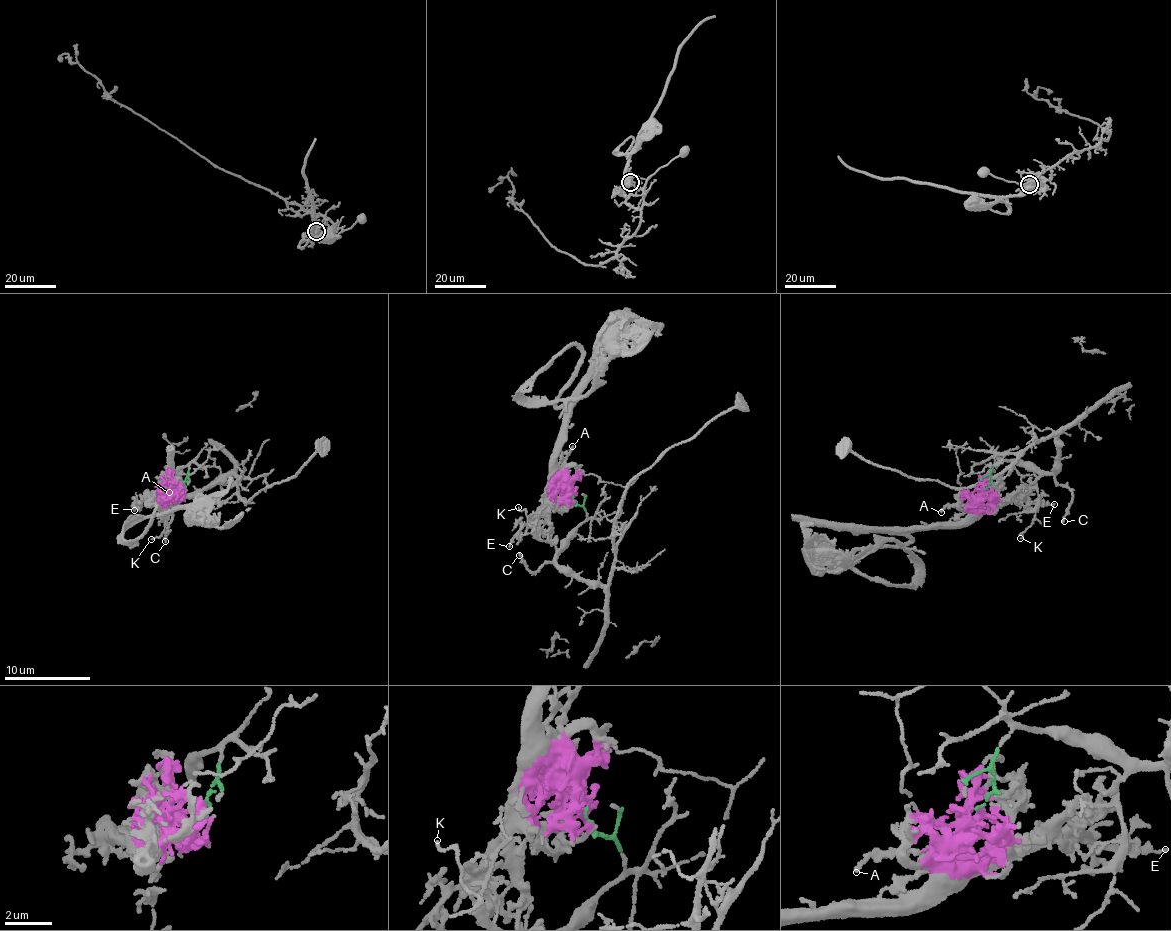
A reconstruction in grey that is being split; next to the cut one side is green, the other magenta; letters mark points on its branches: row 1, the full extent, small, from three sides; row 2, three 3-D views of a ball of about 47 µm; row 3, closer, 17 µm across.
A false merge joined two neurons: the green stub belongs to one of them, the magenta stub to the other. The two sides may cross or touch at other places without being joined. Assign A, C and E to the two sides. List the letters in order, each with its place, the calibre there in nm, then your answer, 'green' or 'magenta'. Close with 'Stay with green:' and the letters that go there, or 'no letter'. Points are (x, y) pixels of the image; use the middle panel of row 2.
A: place (572, 446); calibre 150 nm; magenta
C: place (519, 555); calibre 150 nm; green
E: place (509, 546); calibre 180 nm; magenta
Stay with green: C

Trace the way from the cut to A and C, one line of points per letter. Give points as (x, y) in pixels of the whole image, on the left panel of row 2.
A: (179, 487), (175, 492), (165, 493), (161, 487), (169, 493)
C: (179, 487), (184, 483), (188, 466), (180, 470), (182, 481), (179, 493), (181, 495), (166, 542)

